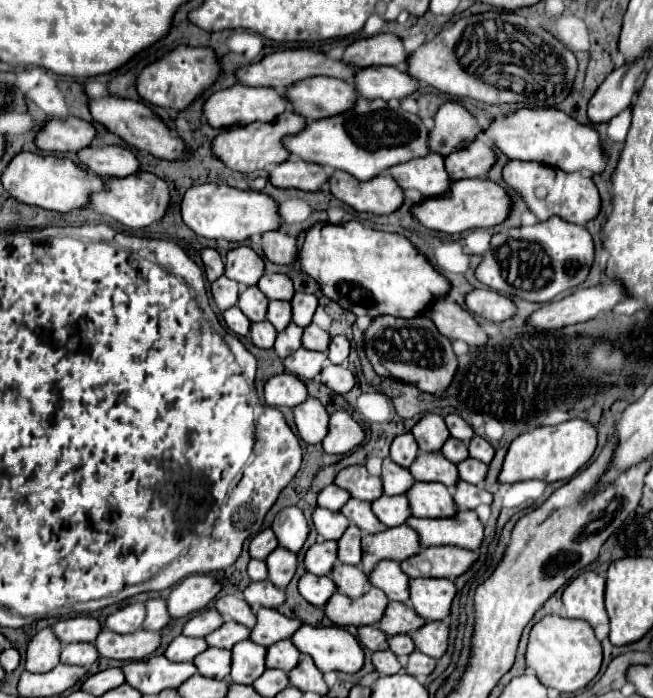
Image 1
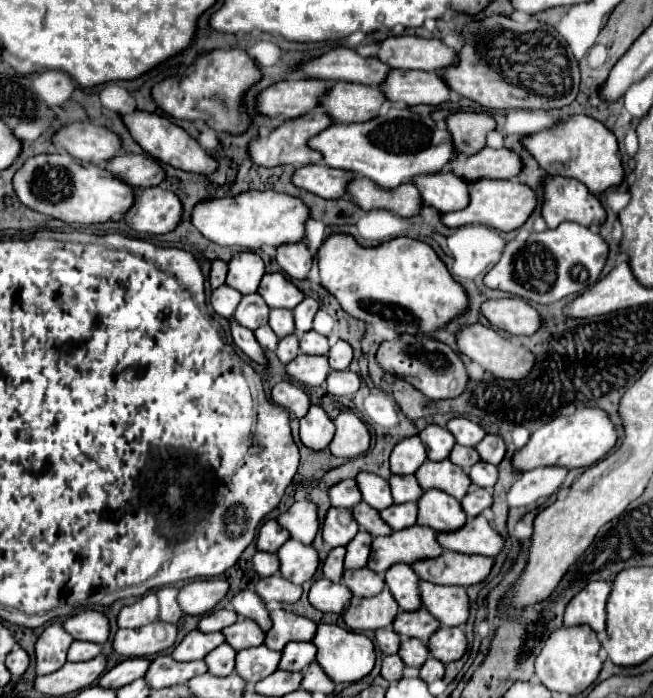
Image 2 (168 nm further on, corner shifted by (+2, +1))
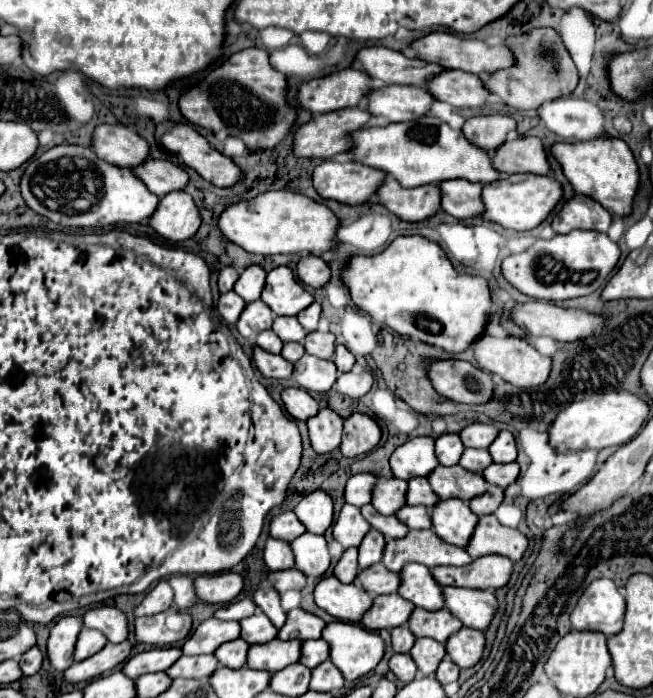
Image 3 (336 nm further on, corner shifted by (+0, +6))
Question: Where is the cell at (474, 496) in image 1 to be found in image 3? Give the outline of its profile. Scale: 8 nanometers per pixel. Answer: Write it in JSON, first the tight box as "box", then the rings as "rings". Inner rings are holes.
{"box":[470,488,504,516],"rings":[[[498,488],[498,490],[488,490],[488,492],[480,494],[480,496],[474,496],[474,498],[470,500],[470,508],[472,508],[472,512],[478,514],[478,516],[492,514],[492,512],[500,506],[502,498],[504,498],[504,490],[500,490],[500,488]]]}

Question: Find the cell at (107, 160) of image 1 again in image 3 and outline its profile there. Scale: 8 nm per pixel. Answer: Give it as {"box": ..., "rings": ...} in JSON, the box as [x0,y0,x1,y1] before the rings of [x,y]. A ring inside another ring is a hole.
{"box":[134,158,188,196],"rings":[[[146,158],[142,164],[138,164],[134,170],[134,176],[146,184],[146,188],[156,194],[164,196],[174,190],[184,190],[188,184],[188,174],[182,166],[172,164],[168,160],[156,160],[156,158]]]}

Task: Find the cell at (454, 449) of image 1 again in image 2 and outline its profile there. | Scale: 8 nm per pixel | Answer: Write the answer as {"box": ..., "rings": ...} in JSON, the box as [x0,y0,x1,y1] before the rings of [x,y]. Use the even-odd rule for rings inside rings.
{"box":[450,445,480,471],"rings":[[[456,445],[450,453],[450,461],[458,467],[462,467],[464,471],[468,471],[474,463],[480,461],[480,455],[474,447],[462,447],[462,445]]]}

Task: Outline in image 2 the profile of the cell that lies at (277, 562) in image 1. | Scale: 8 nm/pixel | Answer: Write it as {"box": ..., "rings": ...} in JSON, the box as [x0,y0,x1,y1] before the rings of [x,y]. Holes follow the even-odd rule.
{"box":[278,539,320,585],"rings":[[[288,539],[278,549],[278,557],[280,557],[282,577],[286,577],[296,585],[302,585],[304,581],[312,579],[320,563],[318,551],[312,545],[298,543],[298,539]]]}

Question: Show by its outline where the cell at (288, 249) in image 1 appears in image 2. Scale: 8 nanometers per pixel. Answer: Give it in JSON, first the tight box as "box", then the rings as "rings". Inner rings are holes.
{"box":[276,243,312,279],"rings":[[[304,243],[282,245],[276,249],[276,261],[284,269],[284,273],[292,279],[306,279],[312,267],[312,253]]]}

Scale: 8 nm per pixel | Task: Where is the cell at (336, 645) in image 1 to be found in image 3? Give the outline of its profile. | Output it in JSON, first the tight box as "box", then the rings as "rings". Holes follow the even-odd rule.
{"box":[322,620,384,682],"rings":[[[334,620],[322,630],[322,638],[330,644],[330,660],[352,682],[374,670],[384,656],[384,640],[360,624]]]}

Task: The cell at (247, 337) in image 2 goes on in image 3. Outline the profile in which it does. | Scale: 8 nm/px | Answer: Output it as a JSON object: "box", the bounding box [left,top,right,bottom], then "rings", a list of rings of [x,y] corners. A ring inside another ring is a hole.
{"box":[252,344,292,380],"rings":[[[254,344],[252,356],[254,356],[256,368],[258,368],[266,378],[284,380],[284,378],[290,378],[290,376],[292,376],[292,362],[284,360],[280,354],[276,356],[276,354],[264,352],[260,346]]]}

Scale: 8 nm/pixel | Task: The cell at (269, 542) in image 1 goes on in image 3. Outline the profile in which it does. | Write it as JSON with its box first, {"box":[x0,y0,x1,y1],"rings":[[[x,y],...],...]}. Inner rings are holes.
{"box":[270,512,306,542],"rings":[[[282,512],[282,514],[278,514],[270,520],[270,536],[272,538],[292,542],[294,538],[298,538],[304,532],[306,530],[304,530],[304,526],[300,524],[300,520],[296,518],[294,512]]]}

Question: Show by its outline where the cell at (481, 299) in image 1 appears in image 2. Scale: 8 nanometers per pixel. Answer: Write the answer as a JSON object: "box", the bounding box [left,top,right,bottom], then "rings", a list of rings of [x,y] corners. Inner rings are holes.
{"box":[482,297,540,335],"rings":[[[508,297],[498,301],[486,301],[482,305],[482,315],[492,327],[498,327],[510,335],[534,335],[540,325],[540,313],[520,297]]]}

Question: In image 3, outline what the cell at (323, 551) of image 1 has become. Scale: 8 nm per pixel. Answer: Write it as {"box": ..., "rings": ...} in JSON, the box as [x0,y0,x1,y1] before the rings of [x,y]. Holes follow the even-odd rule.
{"box":[334,548,358,584],"rings":[[[346,548],[344,554],[342,554],[342,558],[338,560],[338,564],[334,568],[334,576],[340,582],[344,582],[344,584],[348,584],[348,582],[352,582],[356,578],[356,572],[358,572],[356,554],[358,554],[358,548]]]}

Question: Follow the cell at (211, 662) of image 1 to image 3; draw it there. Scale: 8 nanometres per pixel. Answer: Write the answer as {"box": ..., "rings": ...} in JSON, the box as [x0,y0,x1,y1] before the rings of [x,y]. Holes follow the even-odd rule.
{"box":[214,638,248,668],"rings":[[[240,638],[222,644],[214,656],[218,658],[218,662],[226,668],[242,668],[246,664],[246,652],[248,652],[248,644]]]}

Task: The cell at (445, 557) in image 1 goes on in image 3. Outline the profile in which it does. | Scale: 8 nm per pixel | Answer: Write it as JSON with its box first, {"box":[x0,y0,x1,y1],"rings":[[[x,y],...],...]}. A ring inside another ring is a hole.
{"box":[430,554,512,590],"rings":[[[488,554],[472,560],[466,566],[436,566],[430,572],[434,580],[442,586],[496,590],[508,582],[512,560],[498,554]]]}

